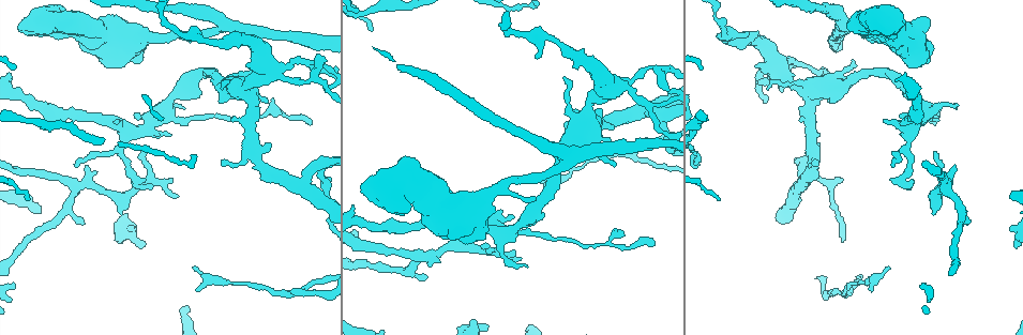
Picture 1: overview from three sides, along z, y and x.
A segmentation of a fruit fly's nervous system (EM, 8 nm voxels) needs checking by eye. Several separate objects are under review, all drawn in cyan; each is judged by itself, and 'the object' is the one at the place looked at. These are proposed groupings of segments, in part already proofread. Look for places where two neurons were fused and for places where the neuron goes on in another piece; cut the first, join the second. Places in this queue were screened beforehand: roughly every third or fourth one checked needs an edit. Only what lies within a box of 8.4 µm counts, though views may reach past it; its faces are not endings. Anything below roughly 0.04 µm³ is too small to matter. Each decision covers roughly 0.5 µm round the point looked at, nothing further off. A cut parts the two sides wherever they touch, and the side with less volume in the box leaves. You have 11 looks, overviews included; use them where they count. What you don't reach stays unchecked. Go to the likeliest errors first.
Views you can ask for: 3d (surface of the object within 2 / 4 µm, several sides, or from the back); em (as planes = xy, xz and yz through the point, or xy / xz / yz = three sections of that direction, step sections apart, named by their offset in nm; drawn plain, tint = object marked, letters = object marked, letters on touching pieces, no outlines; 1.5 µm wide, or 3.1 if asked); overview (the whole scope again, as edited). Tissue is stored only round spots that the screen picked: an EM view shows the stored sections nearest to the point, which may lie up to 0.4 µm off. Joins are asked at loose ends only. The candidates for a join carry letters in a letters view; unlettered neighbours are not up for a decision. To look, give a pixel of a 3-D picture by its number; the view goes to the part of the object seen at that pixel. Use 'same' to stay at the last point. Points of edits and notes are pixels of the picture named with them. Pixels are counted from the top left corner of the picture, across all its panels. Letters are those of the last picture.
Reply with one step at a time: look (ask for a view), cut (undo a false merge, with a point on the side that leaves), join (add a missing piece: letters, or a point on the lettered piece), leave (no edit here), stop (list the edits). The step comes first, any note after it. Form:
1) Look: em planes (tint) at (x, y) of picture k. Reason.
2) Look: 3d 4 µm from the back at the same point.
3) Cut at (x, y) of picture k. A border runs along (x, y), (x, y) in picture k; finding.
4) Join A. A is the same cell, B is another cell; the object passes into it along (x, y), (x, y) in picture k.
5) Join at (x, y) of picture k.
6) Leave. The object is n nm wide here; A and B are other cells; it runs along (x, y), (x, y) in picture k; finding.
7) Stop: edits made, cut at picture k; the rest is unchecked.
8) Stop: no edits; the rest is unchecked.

Look: em planes (tint) at (224, 26) of picture 1. Abrupt turn.

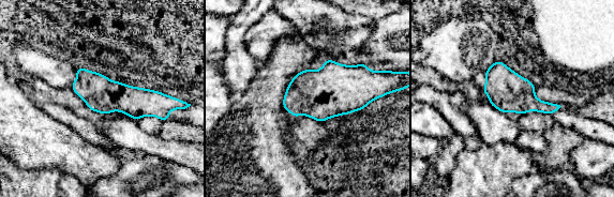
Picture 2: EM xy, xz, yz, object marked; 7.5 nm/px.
Look: em planes (letters) at the same point. See the neighbours.

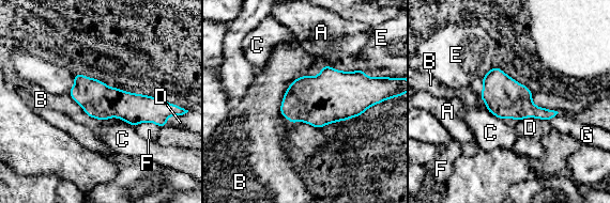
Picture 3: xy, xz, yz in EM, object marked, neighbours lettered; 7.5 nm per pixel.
Leave. The longest contact is with B, 380 nm; A, B, C, D, E, F and G are other cells; a border runs along (306, 74), (287, 89), (284, 118) in picture 3; one neuron here.

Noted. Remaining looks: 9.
Look: 3d 4 µm from the back at (519, 257) of picture 1. An open end.

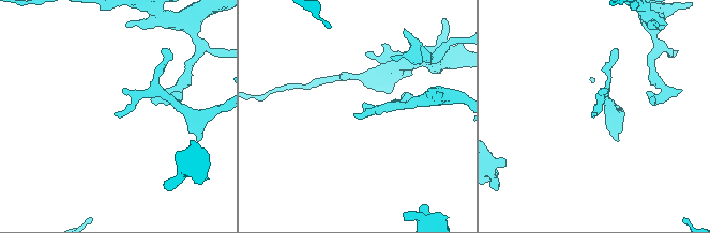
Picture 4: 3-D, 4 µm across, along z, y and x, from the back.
Look: em yz step 8 (tint) at (354, 117) of picture 4.

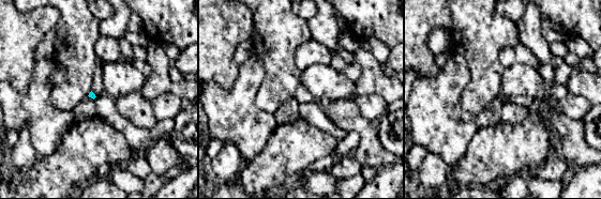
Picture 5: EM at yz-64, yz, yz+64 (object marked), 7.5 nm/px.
Look: em planes (letters) at the same point.

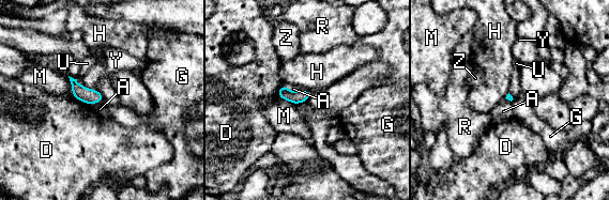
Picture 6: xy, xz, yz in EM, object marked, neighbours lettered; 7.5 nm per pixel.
Join A. A is the same cell, D, G, H, M, R, U, Y and Z are other cells; it goes on there.

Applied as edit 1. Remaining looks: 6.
Look: em planes (letters) at (222, 87) of picture 1. Thin end.

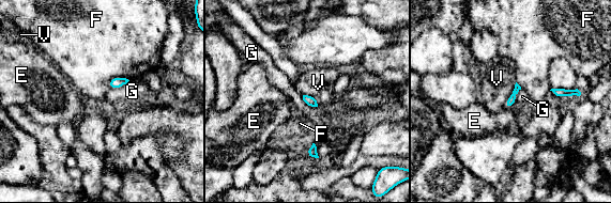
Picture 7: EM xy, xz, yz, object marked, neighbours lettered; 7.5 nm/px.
Leave. The longest contact is with V, 220 nm; E, F, G and V are other cells; a border runs along (128, 80), (119, 88), (109, 89) in picture 7; none of them fits.

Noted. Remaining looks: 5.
Look: em xz step 4 (plain) at (651, 69) of picture 1. Sharp bend.

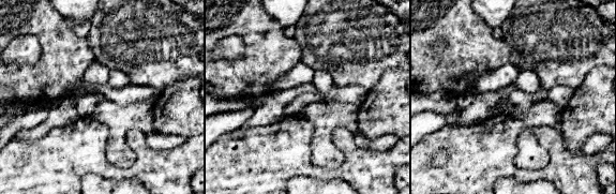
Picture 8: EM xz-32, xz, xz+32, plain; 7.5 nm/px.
Look: em xz step 4 (tint) at the same point.

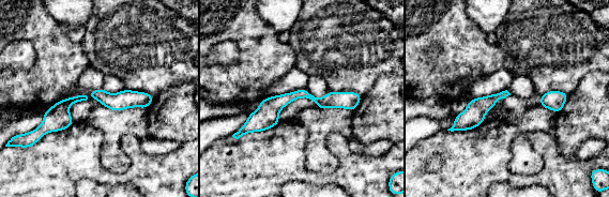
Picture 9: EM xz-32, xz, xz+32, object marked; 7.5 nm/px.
Look: em xz step 4 (letters) at the same point. What lies round it.

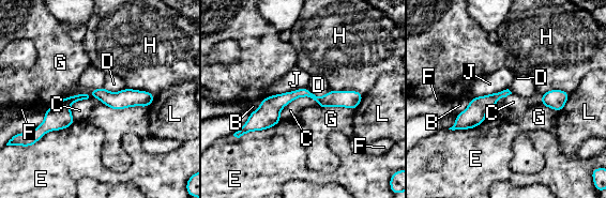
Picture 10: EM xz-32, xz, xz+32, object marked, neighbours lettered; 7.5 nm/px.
Leave. The object is 90 nm wide here; B, C, D, E, F, G, H, J and L are other cells; a border runs along (96, 97), (70, 94), (49, 108) in picture 10; continuous, no second neuron.

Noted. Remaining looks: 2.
Stop: edits made, join at picture 6; the rest is unchecked.

